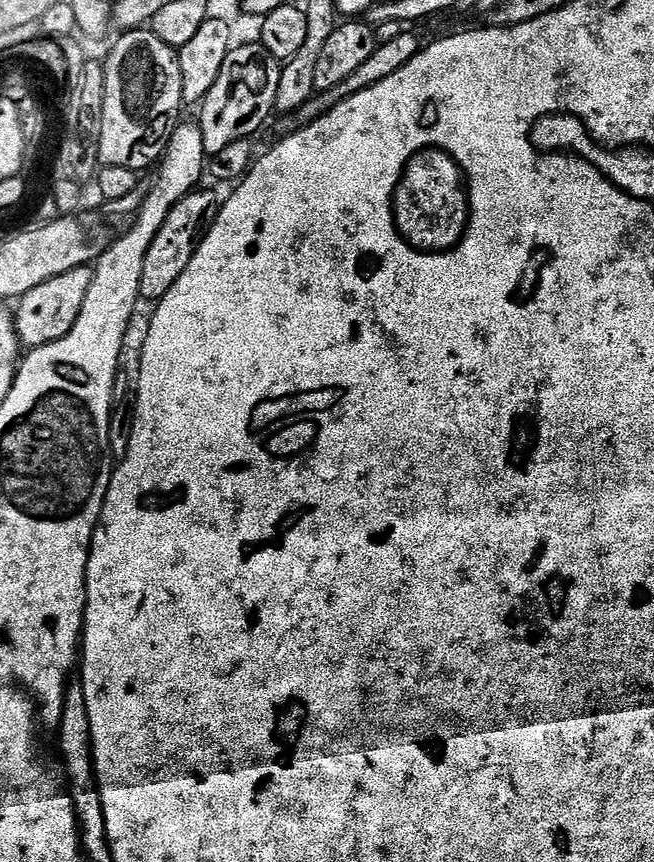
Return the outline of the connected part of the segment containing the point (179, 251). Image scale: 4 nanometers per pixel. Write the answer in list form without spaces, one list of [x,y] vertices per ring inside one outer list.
[[[193,190],[180,199],[170,210],[170,214],[158,230],[154,242],[146,250],[146,258],[142,262],[142,278],[140,279],[140,296],[143,299],[158,302],[178,282],[182,270],[190,266],[190,258],[194,258],[196,248],[208,232],[208,227],[216,220],[220,212],[221,201],[216,200],[212,192]]]

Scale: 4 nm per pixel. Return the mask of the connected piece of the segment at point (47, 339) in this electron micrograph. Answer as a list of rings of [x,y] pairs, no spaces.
[[[91,267],[75,268],[66,274],[58,274],[58,278],[50,278],[50,282],[42,282],[42,286],[34,286],[34,290],[19,297],[15,305],[17,308],[14,308],[14,315],[16,332],[25,349],[31,350],[53,343],[71,330],[82,310],[82,302],[86,302],[86,294],[90,290],[93,275]]]

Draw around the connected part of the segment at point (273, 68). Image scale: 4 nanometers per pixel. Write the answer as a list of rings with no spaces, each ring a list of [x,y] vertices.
[[[261,43],[229,52],[226,62],[222,62],[218,82],[210,86],[198,108],[202,142],[209,157],[218,154],[222,146],[230,146],[230,142],[255,137],[255,132],[267,122],[268,115],[273,114],[276,107],[280,72],[281,65]]]

